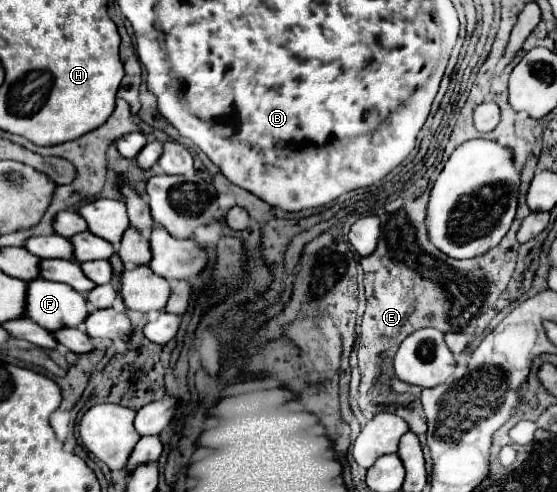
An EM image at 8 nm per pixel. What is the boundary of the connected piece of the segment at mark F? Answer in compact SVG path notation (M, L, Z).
M43 278L27 282L25 316L45 330L53 332L65 326L81 326L87 314L89 306L85 304L85 296L75 292L71 286Z

